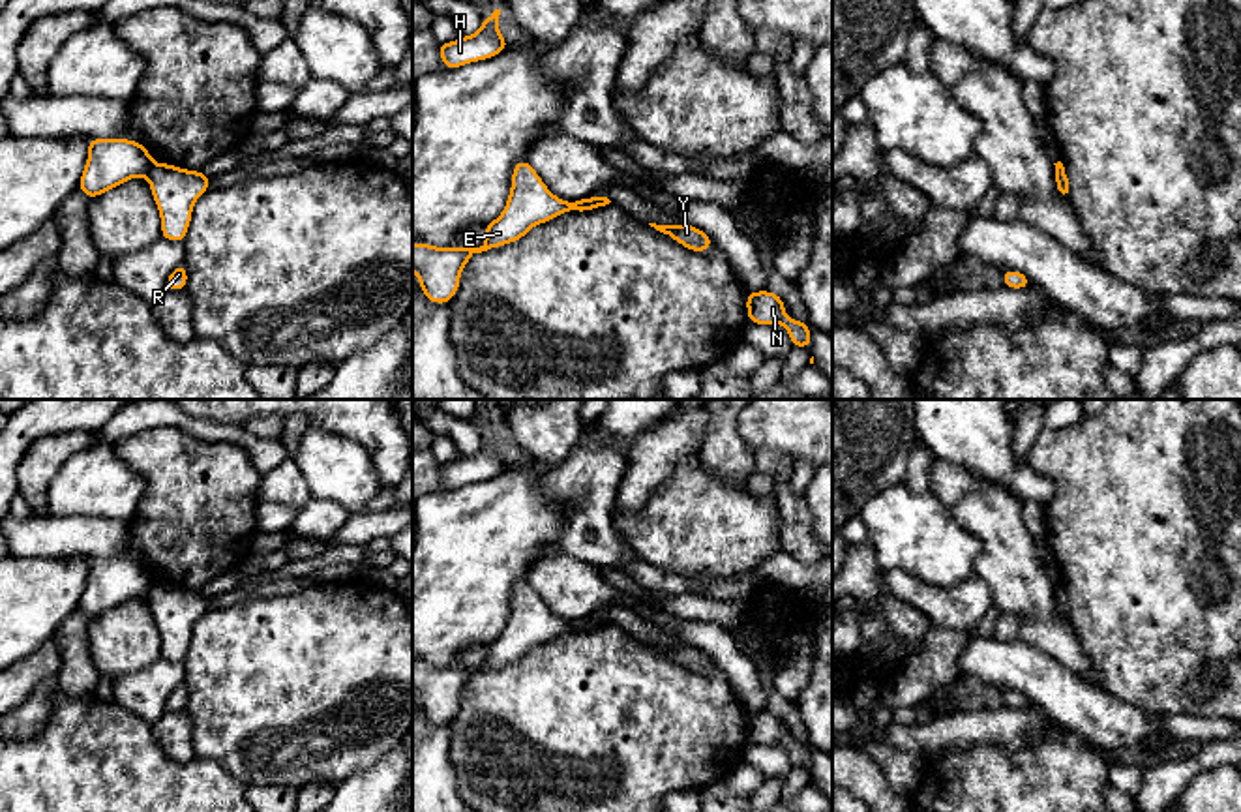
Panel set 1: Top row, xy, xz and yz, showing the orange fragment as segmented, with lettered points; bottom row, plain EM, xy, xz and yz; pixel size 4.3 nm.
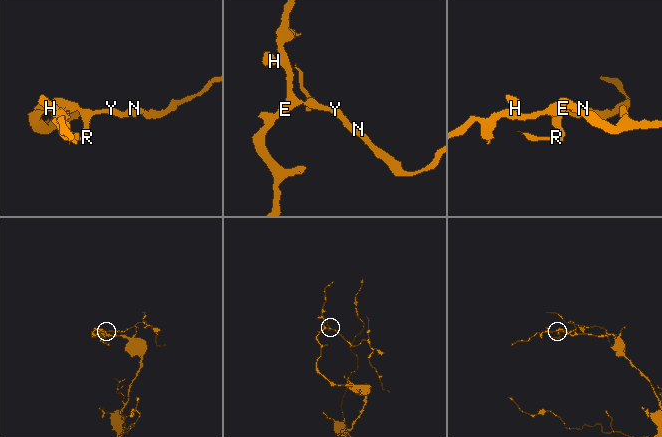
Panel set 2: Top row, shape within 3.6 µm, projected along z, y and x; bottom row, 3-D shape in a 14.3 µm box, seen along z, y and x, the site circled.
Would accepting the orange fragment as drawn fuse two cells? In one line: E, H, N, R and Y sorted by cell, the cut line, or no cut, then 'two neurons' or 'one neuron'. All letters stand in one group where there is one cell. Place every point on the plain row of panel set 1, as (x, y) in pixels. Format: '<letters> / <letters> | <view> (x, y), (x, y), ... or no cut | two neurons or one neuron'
E H / N R Y | xy (152, 582), (145, 593) | two neurons

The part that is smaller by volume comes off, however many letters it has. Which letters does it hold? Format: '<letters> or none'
N, R, Y

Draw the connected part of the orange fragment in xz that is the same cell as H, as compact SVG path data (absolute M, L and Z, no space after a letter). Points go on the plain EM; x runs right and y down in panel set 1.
M495 429L489 437L482 439L482 446L474 456L461 456L457 461L439 463L444 488L461 488L506 471L510 465L499 452L499 435L501 429Z

